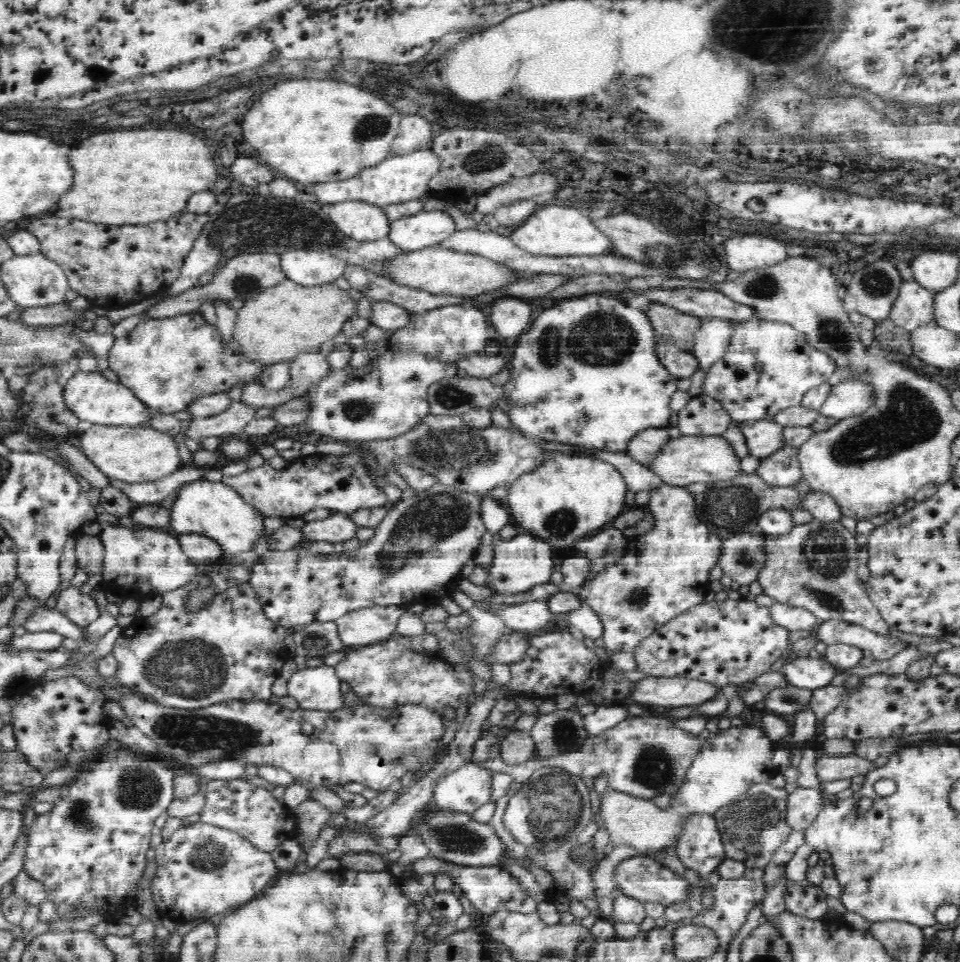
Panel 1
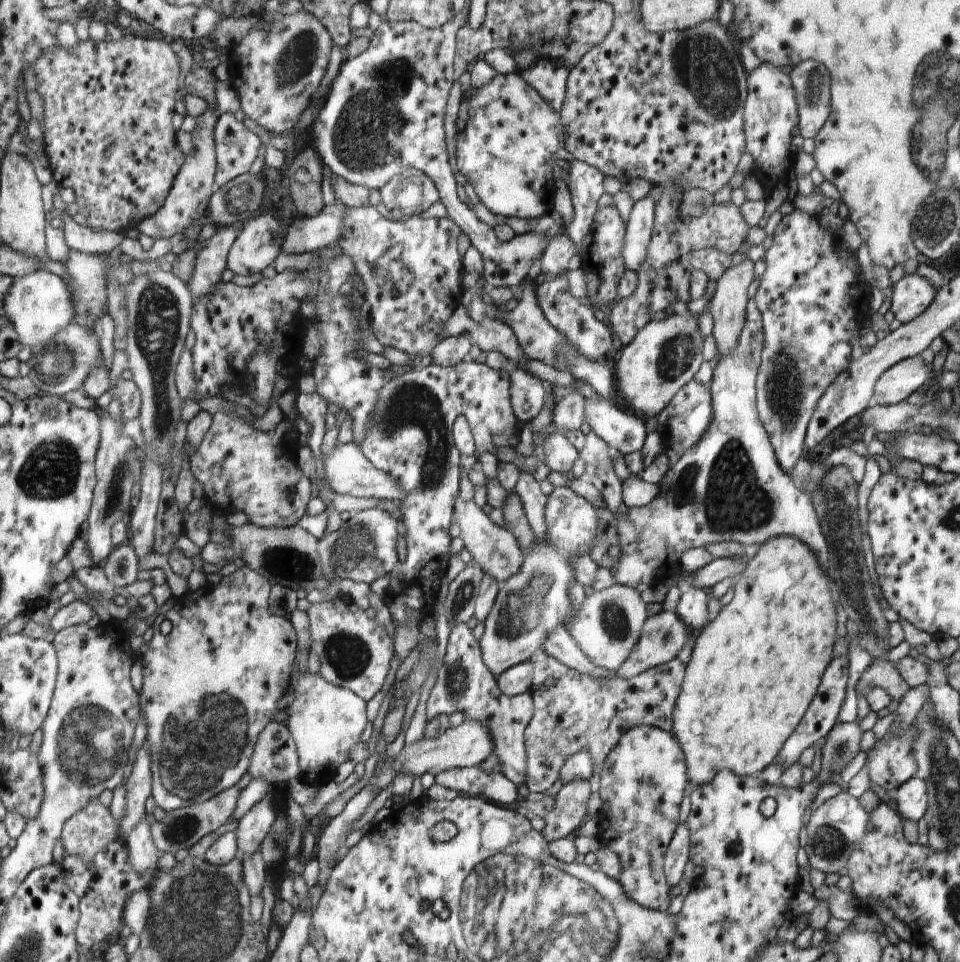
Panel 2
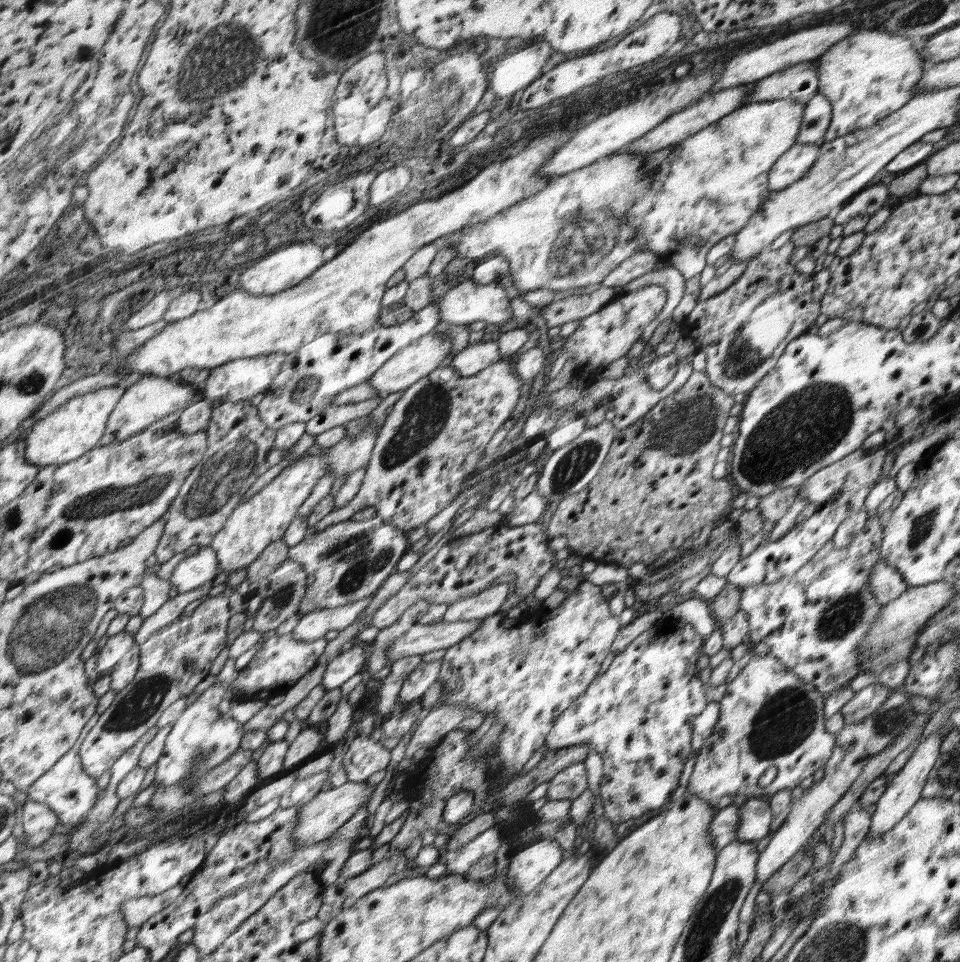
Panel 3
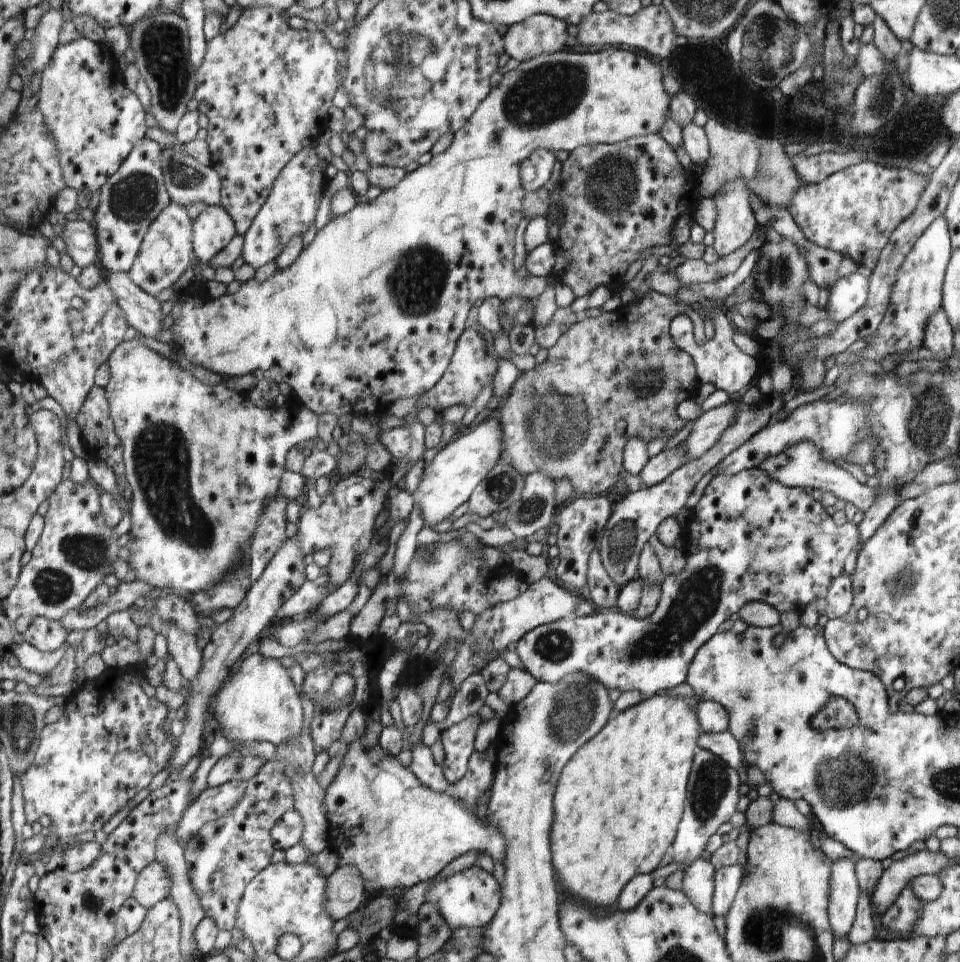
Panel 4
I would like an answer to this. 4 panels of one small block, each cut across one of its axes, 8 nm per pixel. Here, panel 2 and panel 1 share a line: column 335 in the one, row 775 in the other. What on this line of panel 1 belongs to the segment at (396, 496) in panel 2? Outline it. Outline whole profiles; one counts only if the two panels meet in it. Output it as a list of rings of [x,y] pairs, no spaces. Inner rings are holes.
[[[476,760],[464,764],[437,782],[432,803],[439,810],[473,814],[491,802],[492,774]]]

